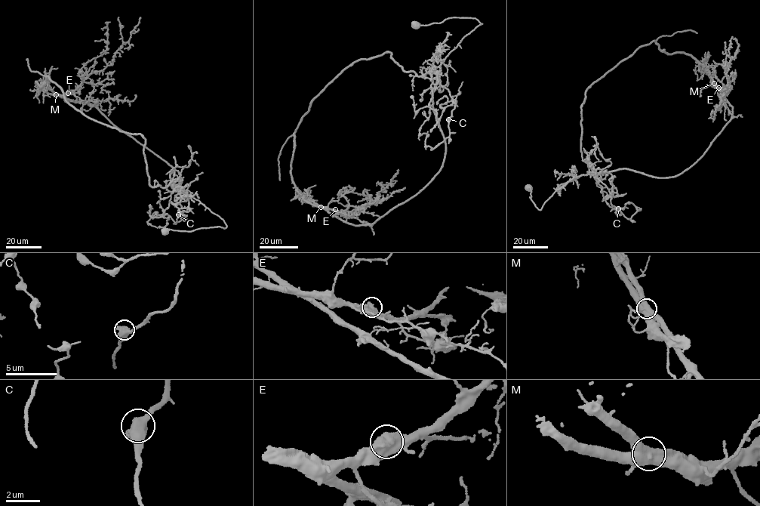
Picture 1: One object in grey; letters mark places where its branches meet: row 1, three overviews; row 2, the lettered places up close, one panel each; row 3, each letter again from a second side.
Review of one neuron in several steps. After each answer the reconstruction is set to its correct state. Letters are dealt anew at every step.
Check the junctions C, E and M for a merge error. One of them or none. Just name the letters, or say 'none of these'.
M

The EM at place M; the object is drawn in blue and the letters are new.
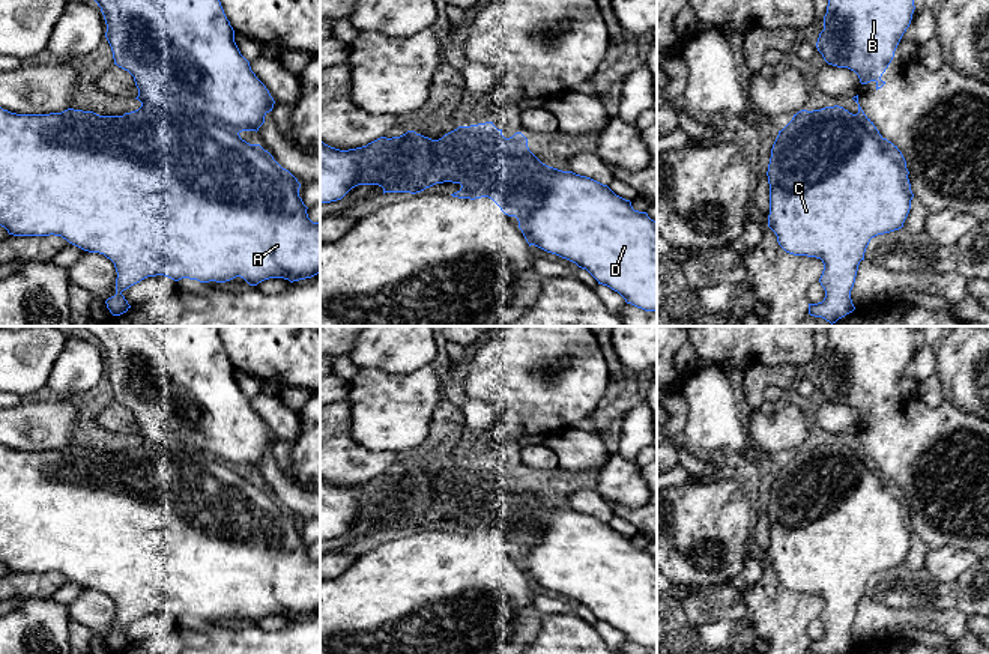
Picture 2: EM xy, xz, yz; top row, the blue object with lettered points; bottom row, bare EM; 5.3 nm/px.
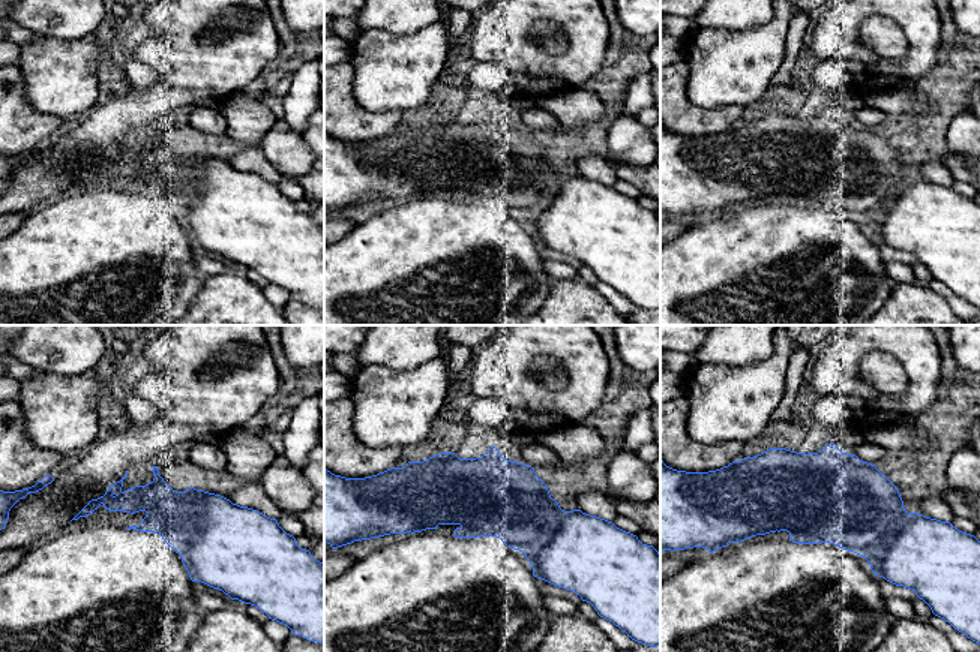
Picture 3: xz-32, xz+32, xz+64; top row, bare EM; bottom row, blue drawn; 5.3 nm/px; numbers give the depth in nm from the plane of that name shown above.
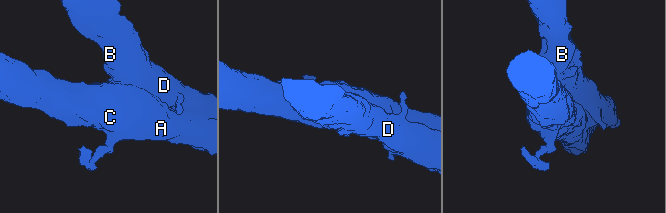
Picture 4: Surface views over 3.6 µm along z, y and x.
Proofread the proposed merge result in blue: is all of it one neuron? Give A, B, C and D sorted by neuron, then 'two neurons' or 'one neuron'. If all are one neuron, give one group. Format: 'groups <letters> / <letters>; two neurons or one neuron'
groups A C / B D; two neurons

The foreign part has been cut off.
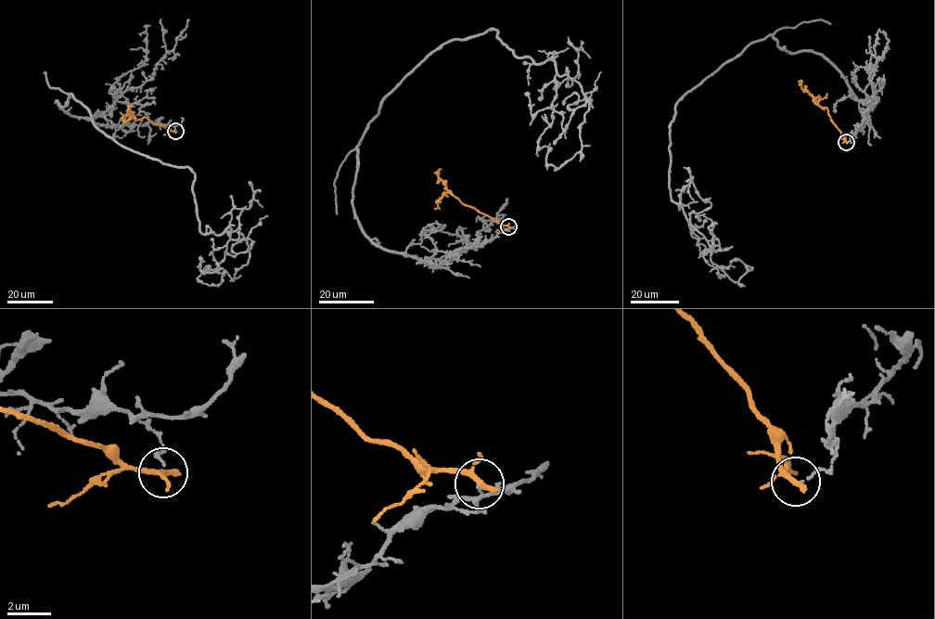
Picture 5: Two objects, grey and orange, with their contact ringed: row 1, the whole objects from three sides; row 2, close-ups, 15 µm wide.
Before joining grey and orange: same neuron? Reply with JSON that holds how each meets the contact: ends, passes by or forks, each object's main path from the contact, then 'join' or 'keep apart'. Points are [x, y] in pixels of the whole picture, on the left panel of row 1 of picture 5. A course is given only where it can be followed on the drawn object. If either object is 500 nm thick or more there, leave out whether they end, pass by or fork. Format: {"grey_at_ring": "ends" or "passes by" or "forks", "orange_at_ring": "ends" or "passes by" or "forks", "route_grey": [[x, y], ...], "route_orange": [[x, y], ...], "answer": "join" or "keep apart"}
{"grey_at_ring": "ends", "orange_at_ring": "passes by", "route_grey": [[174, 131], [56, 101], [195, 174], [199, 231], [249, 253], [210, 286]], "route_orange": [[174, 131], [155, 124], [146, 117], [136, 120], [133, 112], [128, 113], [128, 107], [133, 106]], "answer": "keep apart"}

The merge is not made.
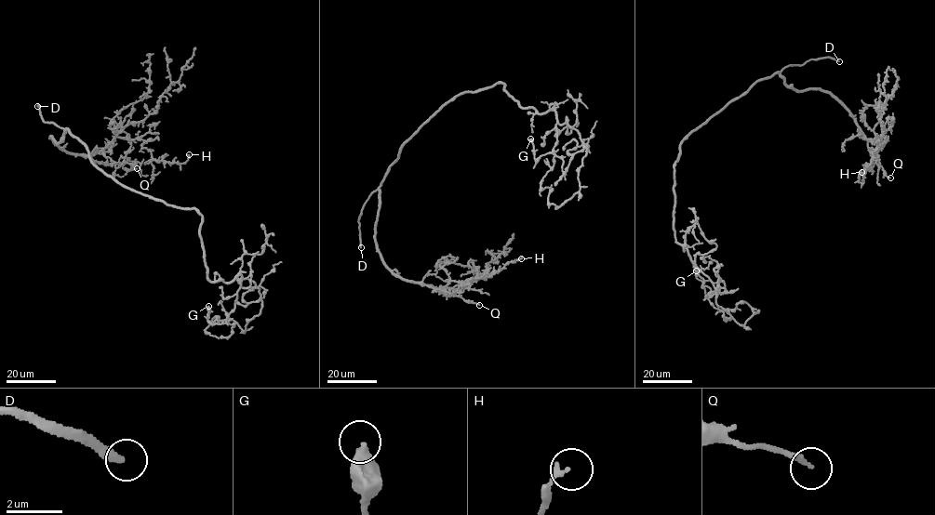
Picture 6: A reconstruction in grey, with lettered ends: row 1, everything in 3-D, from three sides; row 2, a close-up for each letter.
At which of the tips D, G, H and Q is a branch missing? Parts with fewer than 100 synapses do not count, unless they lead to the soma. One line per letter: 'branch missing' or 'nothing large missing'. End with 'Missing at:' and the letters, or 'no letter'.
D: branch missing
G: nothing large missing
H: nothing large missing
Q: nothing large missing
Missing at: D

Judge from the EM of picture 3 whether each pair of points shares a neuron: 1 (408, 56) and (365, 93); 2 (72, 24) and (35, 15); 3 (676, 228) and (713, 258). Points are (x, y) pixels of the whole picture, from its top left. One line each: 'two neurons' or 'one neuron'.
1: one neuron
2: one neuron
3: two neurons

